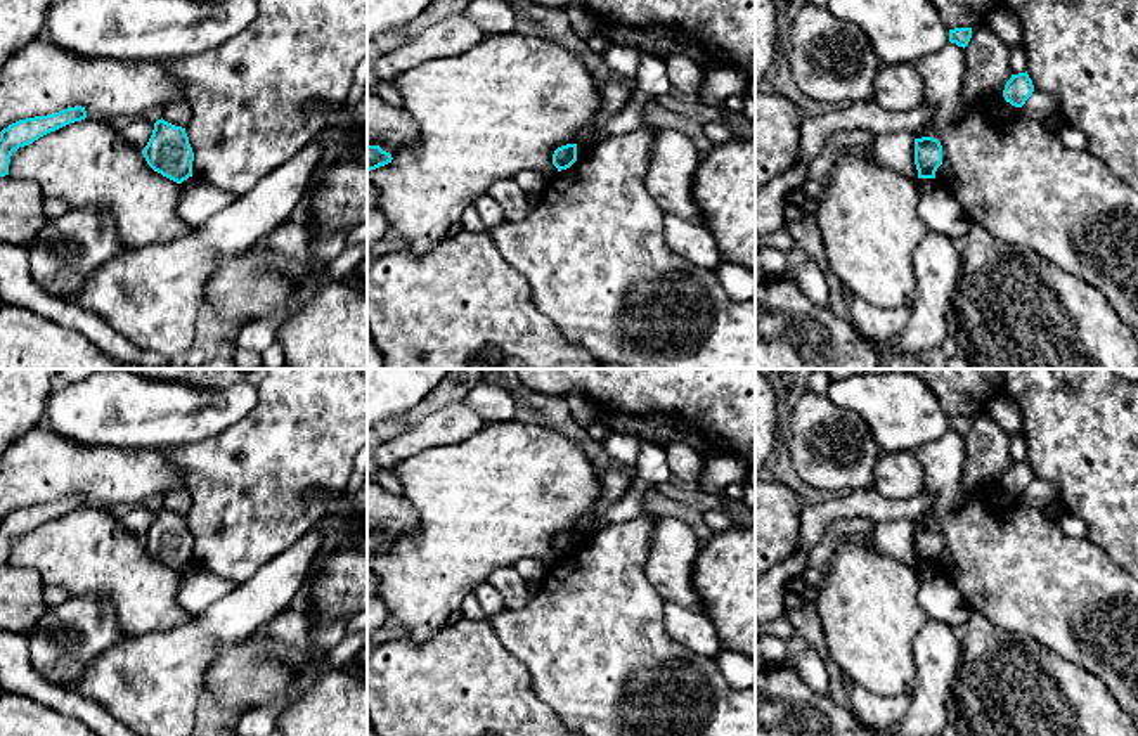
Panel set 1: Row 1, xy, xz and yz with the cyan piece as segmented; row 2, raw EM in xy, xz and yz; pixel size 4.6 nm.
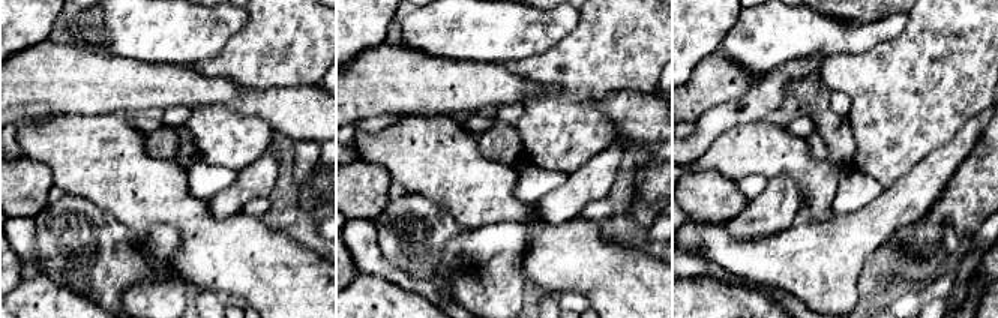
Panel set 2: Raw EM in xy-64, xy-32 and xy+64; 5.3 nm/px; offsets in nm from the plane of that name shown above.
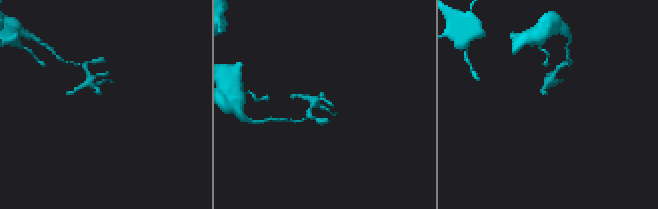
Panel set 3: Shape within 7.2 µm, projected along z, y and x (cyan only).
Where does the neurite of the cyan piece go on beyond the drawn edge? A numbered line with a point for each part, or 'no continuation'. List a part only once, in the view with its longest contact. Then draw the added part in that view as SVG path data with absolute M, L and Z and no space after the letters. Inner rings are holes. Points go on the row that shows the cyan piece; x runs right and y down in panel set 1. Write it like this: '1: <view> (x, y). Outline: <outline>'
no continuation

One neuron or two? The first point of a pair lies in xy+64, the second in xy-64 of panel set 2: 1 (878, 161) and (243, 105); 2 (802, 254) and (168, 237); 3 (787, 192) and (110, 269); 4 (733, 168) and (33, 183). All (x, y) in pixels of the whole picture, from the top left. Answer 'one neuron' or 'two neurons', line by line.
1: two neurons
2: one neuron
3: one neuron
4: two neurons

